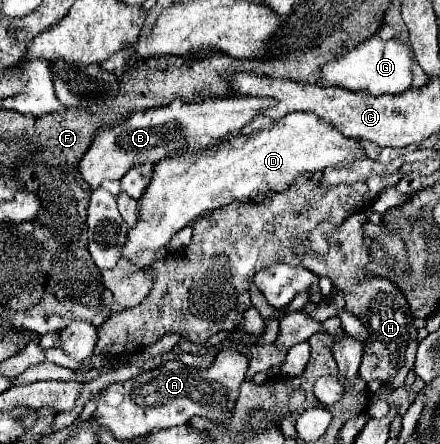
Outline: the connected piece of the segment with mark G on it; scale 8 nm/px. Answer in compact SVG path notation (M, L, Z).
M374 35L352 51L328 61L320 71L318 83L320 87L344 87L348 91L366 91L370 95L404 93L412 83L412 49L400 41L384 41Z

